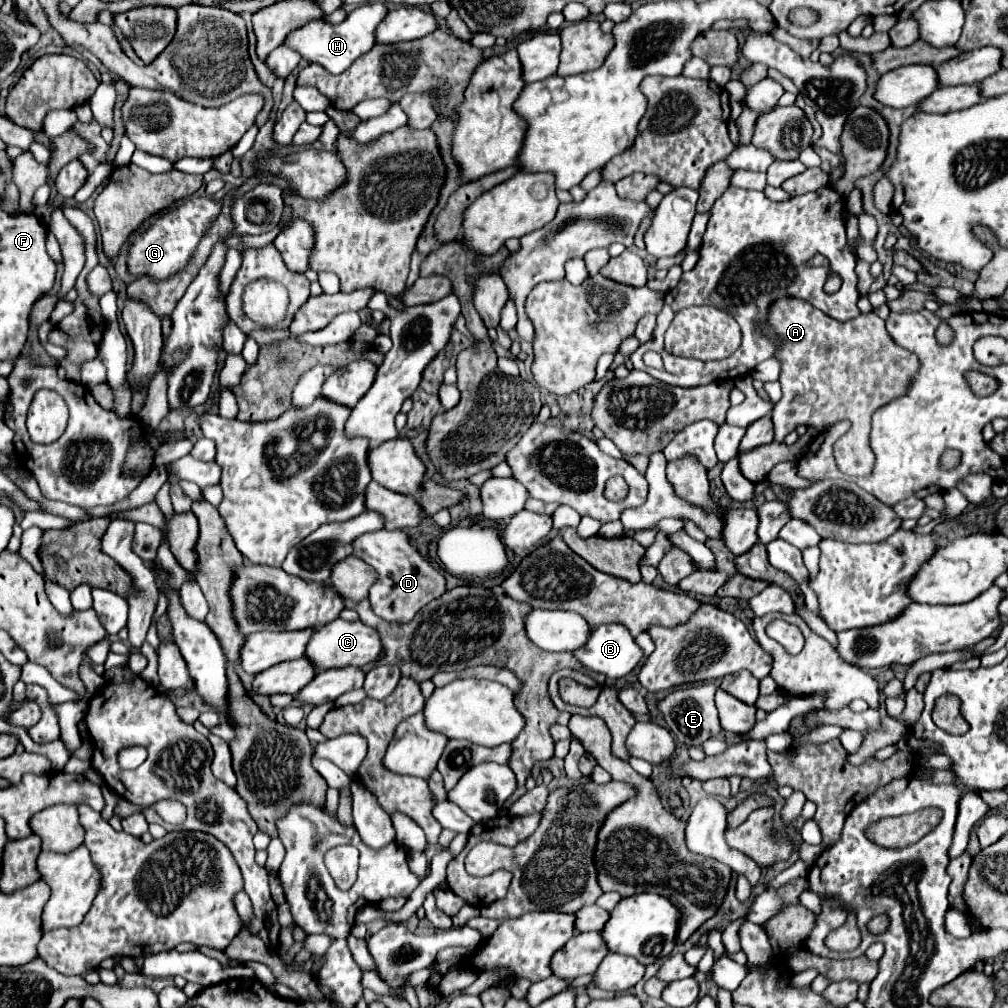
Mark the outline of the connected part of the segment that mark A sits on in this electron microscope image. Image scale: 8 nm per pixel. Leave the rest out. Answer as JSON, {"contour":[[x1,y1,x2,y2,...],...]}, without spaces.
{"contour":[[779,298,775,304,769,306,769,312,763,320,757,322,763,334,769,340,775,340,777,350,775,358,781,362,781,374,779,384,783,390,783,398,773,408,773,426,775,426,775,442,783,442,789,432,795,430,797,424,811,424,809,416,817,416,817,430,825,430,835,420,851,420,851,430,837,440,837,448,833,450,837,466,841,472,849,472,855,476,865,476,873,468,873,452,867,444,869,436,869,420,873,410,877,410,881,404,887,404,887,400,893,400,901,396,911,380,911,376,917,372,919,364,913,354,909,354,905,348,901,350,897,344,893,344,891,336,885,330,885,320,881,320,877,314,869,312,863,316,857,316,851,322,837,322,823,314,819,308,809,304,801,298]]}

